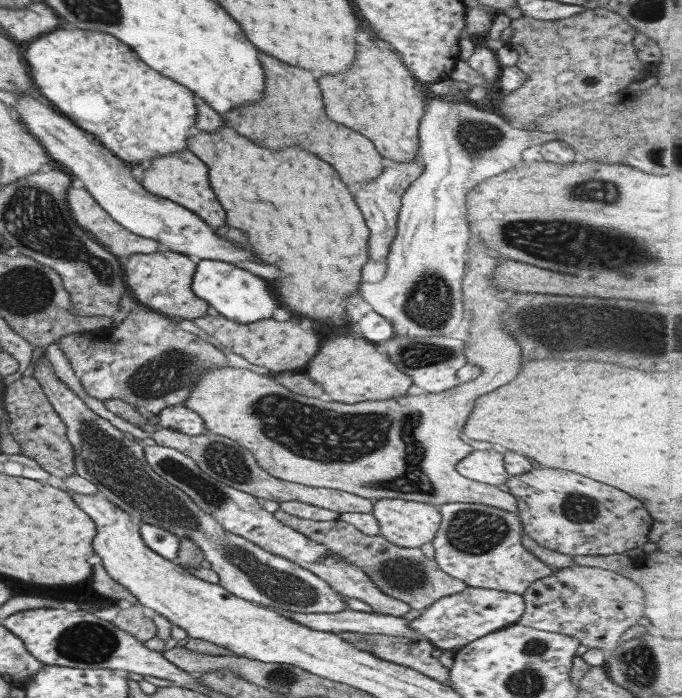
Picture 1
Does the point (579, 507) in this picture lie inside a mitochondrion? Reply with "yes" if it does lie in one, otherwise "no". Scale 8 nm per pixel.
yes

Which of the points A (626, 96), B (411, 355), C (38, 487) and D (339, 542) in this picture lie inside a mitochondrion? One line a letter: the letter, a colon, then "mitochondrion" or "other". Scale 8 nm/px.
A: other
B: mitochondrion
C: other
D: other

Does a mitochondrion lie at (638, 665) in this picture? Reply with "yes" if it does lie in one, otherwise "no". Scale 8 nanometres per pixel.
yes

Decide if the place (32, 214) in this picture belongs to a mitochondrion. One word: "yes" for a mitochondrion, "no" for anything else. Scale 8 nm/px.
yes

